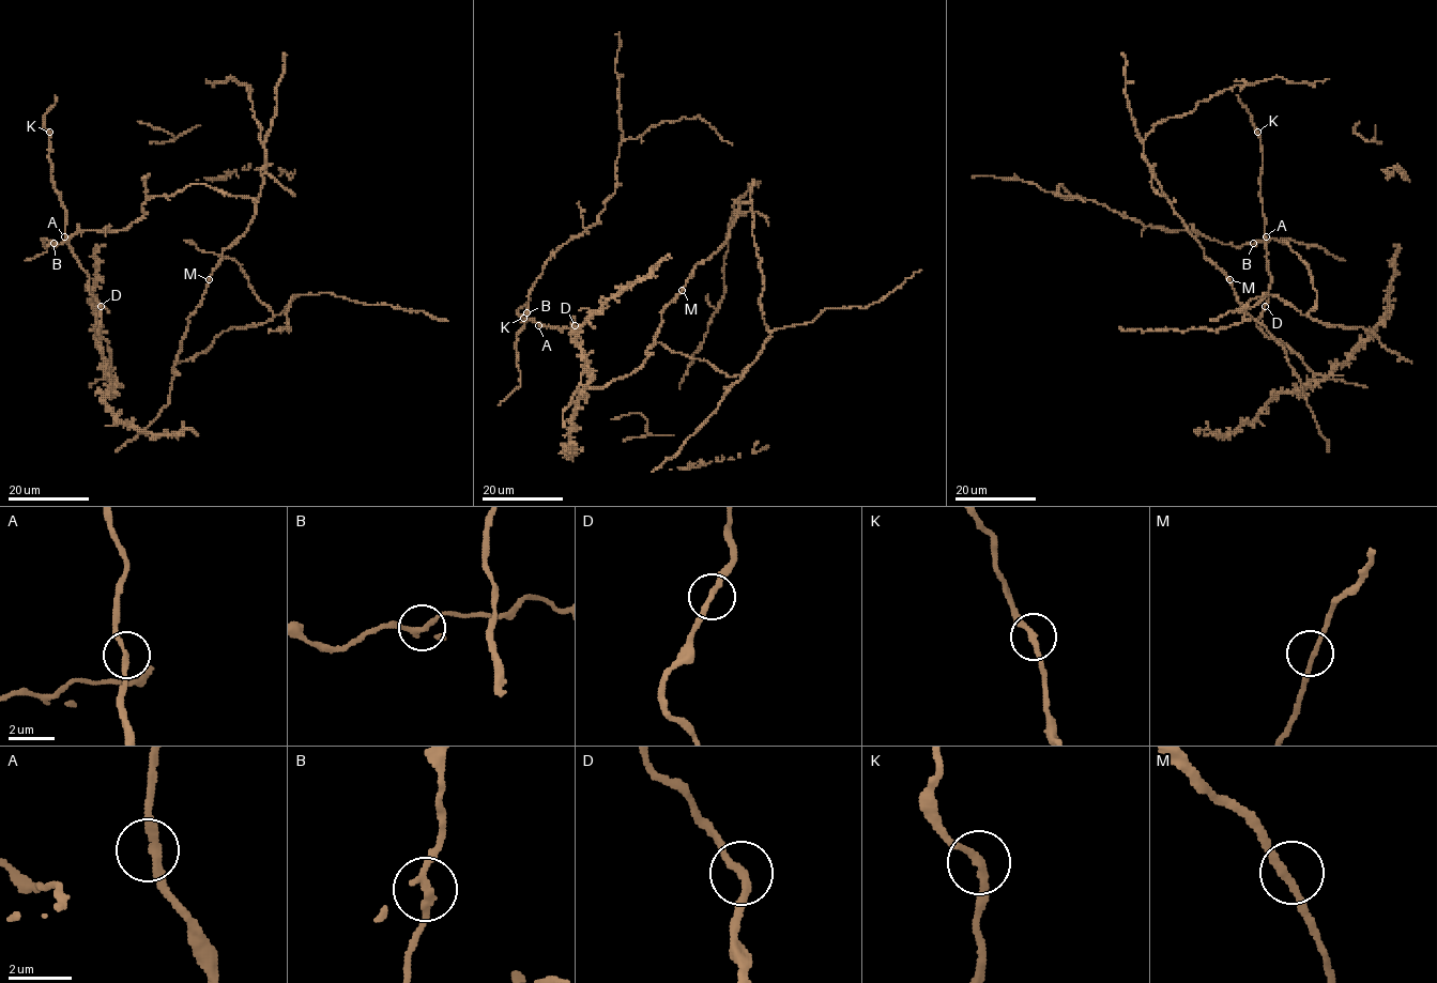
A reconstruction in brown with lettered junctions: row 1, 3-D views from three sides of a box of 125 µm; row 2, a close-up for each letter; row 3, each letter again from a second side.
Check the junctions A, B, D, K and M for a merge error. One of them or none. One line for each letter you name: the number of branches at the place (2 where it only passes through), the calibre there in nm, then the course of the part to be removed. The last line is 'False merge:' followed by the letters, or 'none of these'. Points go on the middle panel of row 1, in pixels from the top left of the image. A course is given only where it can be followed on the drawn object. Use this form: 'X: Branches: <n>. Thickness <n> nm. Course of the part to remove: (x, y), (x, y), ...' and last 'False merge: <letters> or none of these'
False merge: none of these

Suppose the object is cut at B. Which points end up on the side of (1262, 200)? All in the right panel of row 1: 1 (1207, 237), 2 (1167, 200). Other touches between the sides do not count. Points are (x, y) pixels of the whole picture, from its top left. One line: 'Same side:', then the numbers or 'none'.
Same side: 2

